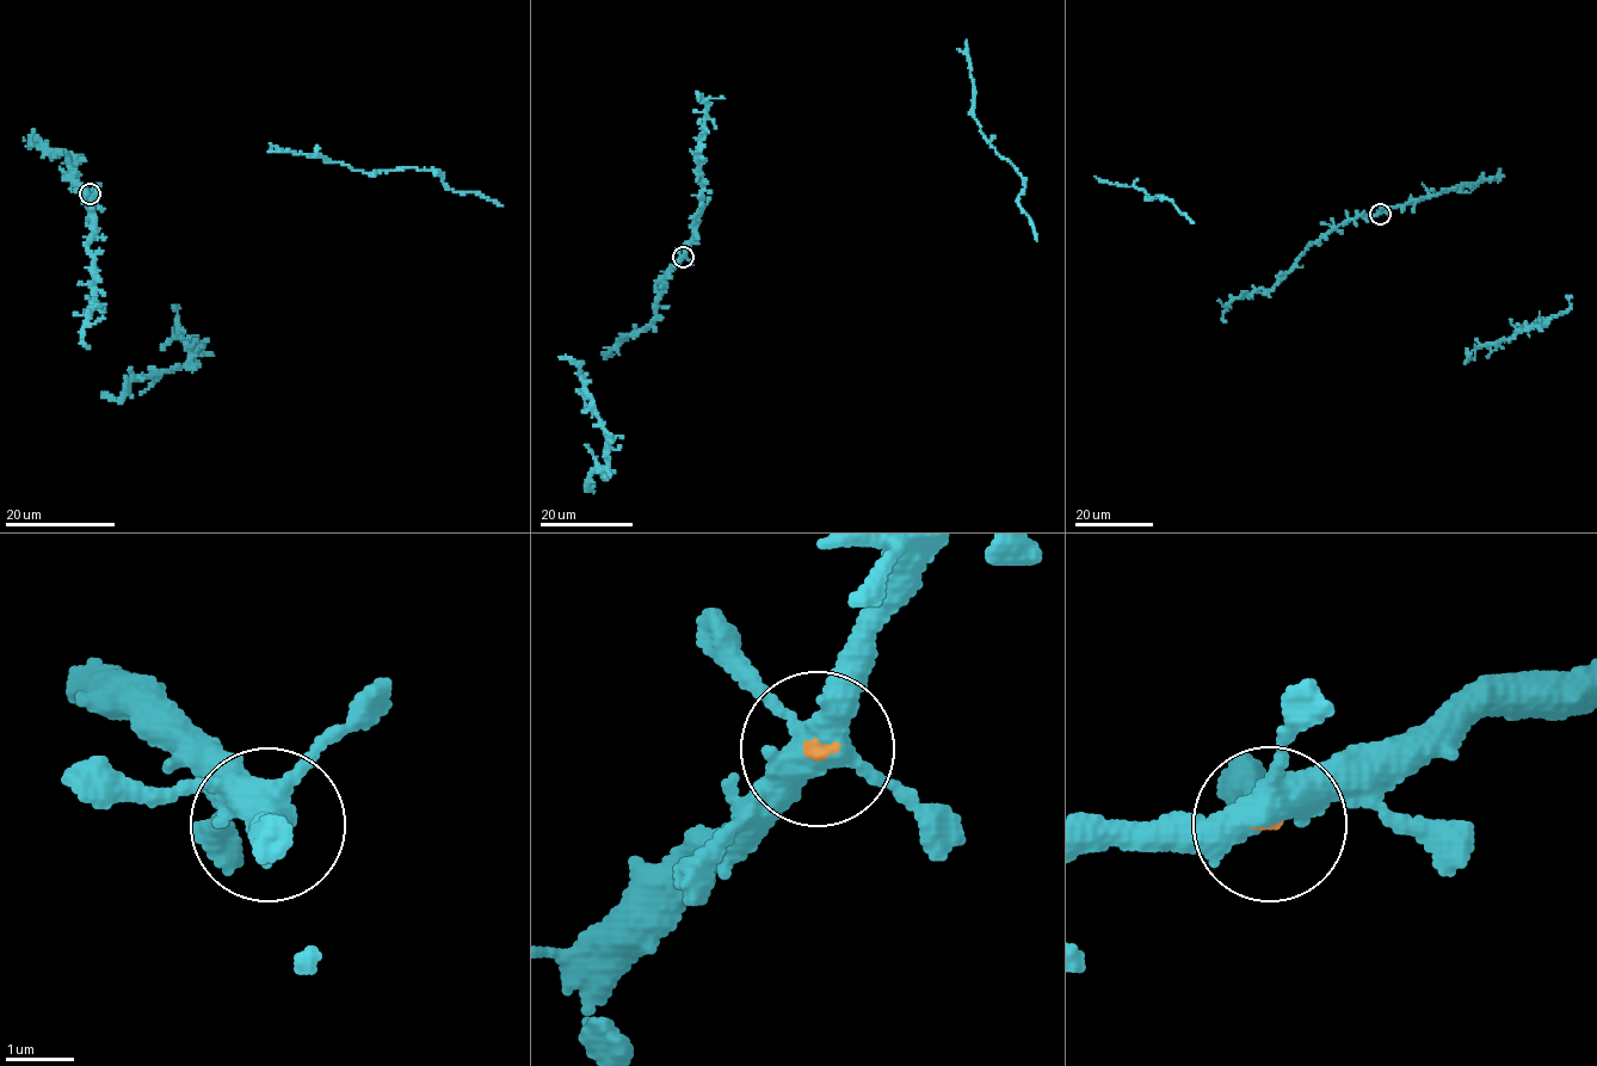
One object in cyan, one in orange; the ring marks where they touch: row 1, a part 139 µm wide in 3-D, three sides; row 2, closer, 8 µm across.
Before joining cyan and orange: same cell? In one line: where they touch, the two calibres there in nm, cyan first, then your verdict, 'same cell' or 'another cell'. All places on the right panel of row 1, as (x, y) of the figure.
place (1380, 214); calibres 440 and 90 nm; same cell

